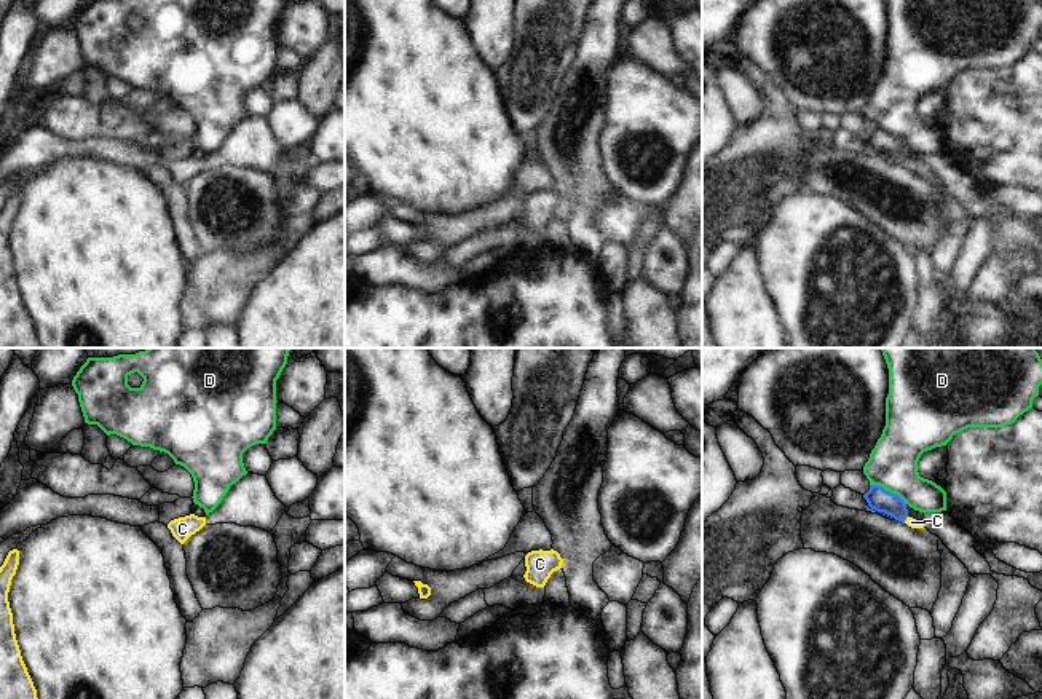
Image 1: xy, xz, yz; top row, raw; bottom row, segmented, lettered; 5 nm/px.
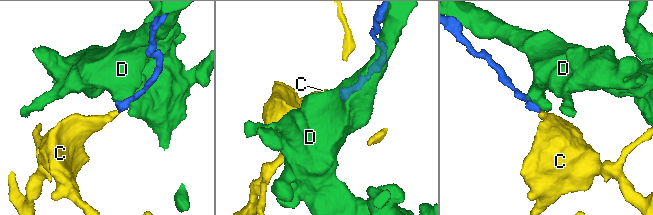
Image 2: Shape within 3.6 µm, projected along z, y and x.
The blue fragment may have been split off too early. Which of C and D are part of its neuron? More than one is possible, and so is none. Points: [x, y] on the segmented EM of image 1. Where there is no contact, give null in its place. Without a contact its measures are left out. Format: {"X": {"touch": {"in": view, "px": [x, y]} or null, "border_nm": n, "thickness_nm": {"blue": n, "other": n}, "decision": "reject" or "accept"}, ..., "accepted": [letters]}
{"C": {"touch": {"in": "yz", "px": [905, 519]}, "border_nm": 50, "thickness_nm": {"blue": 120, "other": 50}, "decision": "accept"}, "D": {"touch": {"in": "yz", "px": [889, 492]}, "border_nm": 220, "thickness_nm": {"blue": 120, "other": 260}, "decision": "reject"}, "accepted": ["C"]}

